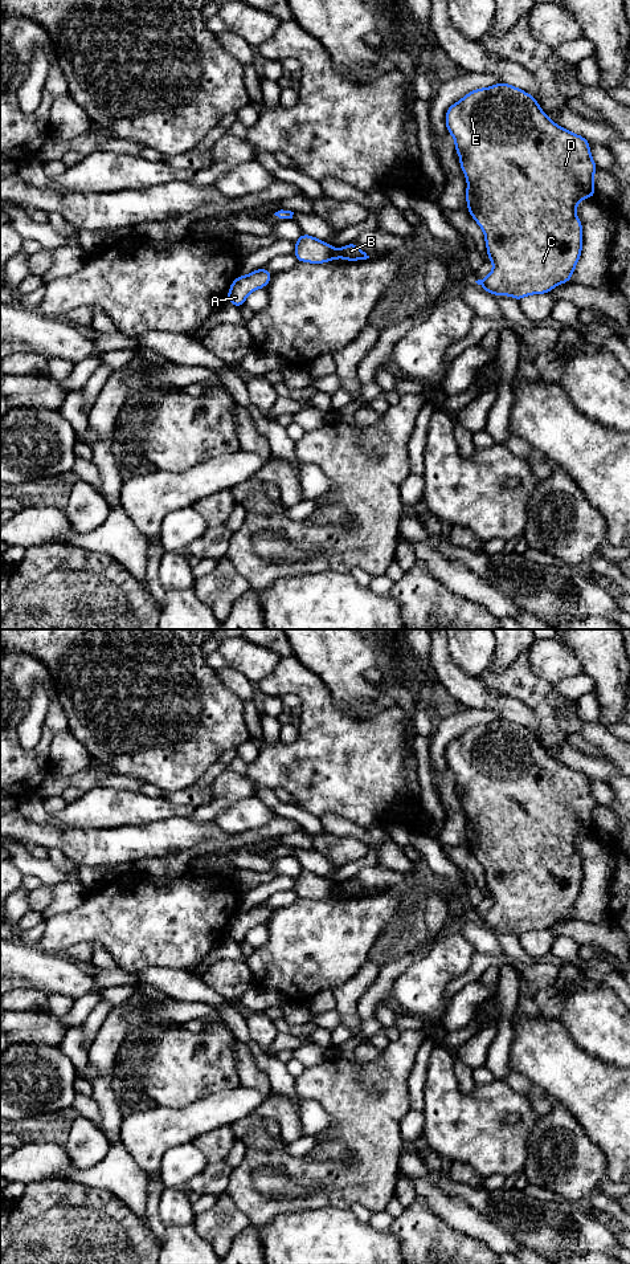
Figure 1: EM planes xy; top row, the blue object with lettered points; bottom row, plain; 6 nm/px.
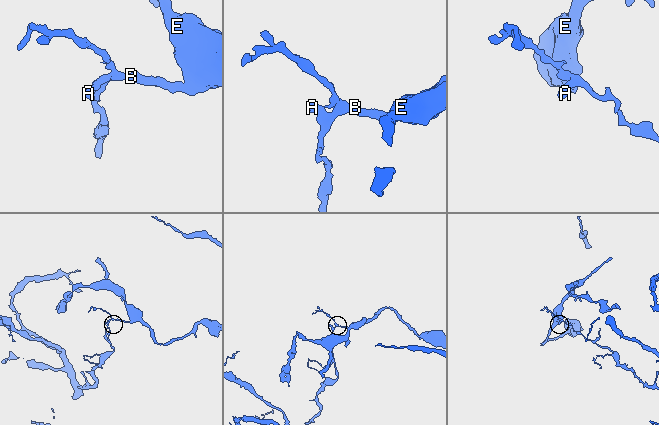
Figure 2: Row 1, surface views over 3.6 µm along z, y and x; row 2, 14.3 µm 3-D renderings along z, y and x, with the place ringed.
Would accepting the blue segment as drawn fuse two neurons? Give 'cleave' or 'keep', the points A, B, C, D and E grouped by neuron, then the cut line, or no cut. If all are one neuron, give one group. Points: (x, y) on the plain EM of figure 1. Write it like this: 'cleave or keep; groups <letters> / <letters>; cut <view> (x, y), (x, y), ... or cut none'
cleave; groups A / B C D E; cut xy (338, 887), (340, 892)

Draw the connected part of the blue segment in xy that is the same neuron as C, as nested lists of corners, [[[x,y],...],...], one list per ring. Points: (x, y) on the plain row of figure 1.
[[[504,718],[470,727],[447,745],[445,757],[449,770],[455,776],[455,790],[461,791],[459,800],[467,815],[467,845],[484,868],[488,896],[494,900],[492,908],[484,916],[475,918],[492,931],[511,931],[516,937],[529,930],[549,929],[555,922],[569,918],[582,886],[582,860],[576,851],[576,841],[585,833],[596,833],[593,811],[598,803],[590,791],[590,779],[584,772],[573,770],[552,758],[541,746],[535,733]]]

